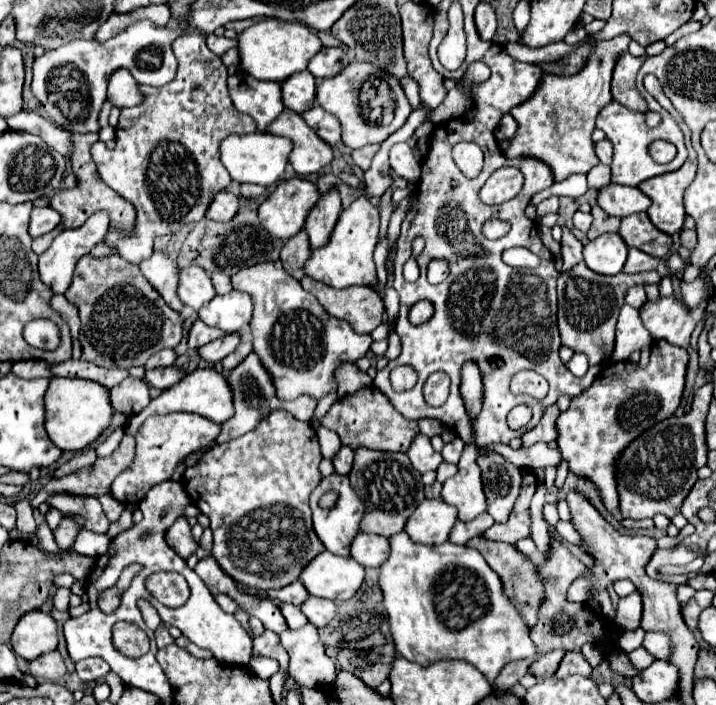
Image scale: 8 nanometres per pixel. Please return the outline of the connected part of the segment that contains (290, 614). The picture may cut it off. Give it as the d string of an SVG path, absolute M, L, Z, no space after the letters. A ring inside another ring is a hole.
M274 601L274 603L280 607L280 611L282 611L286 623L290 625L290 629L300 629L300 627L304 627L308 623L304 613L296 605L288 605L288 603L282 603L282 601Z

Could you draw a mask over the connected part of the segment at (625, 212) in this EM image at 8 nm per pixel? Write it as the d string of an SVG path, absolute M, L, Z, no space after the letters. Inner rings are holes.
M608 185L600 189L598 205L612 217L628 217L634 213L642 213L650 207L650 199L638 187L626 185Z

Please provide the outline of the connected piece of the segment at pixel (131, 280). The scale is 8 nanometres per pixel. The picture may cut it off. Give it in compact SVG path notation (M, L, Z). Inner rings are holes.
M84 255L76 265L66 297L80 309L82 359L100 367L130 369L134 365L144 365L152 353L166 347L174 349L182 339L184 319L180 313L168 309L166 301L152 289L138 265L132 265L118 255Z

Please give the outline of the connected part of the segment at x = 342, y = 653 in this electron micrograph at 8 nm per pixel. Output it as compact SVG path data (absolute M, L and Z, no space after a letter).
M392 643L378 645L372 649L338 649L336 653L340 669L354 673L374 689L388 677L394 659L396 647Z

